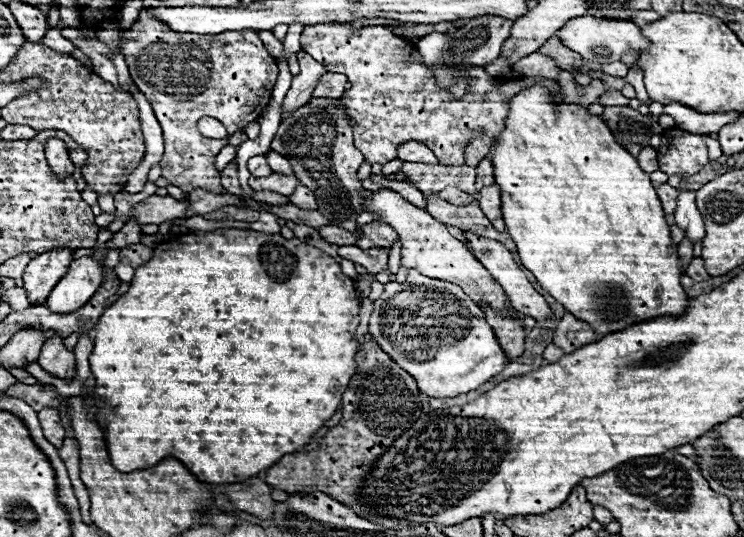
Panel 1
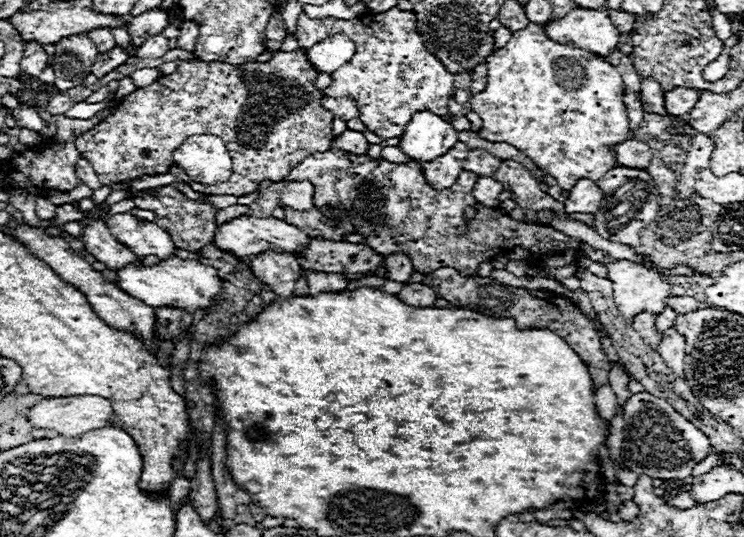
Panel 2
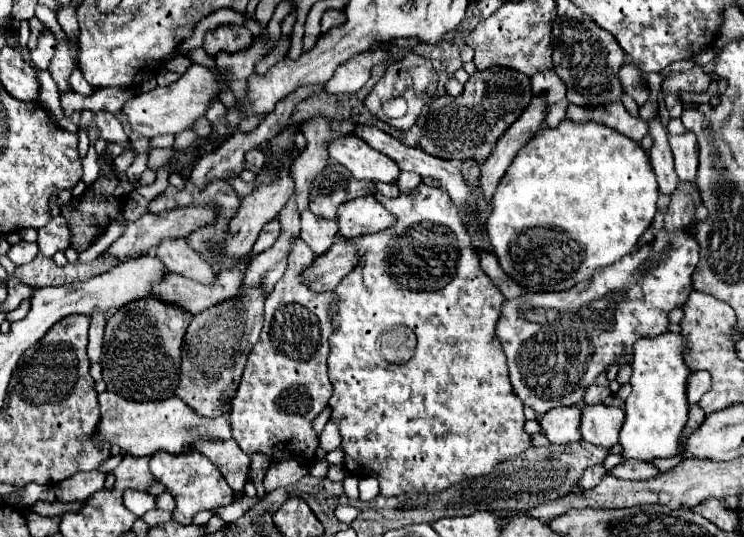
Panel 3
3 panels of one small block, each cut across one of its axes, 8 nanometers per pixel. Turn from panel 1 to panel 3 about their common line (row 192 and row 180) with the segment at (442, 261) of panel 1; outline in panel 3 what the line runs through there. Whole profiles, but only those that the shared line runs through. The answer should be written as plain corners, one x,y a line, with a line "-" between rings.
338,136
330,142
328,152
330,158
346,166
358,180
396,184
400,176
400,168
392,158
386,158
386,154
370,148
358,136

